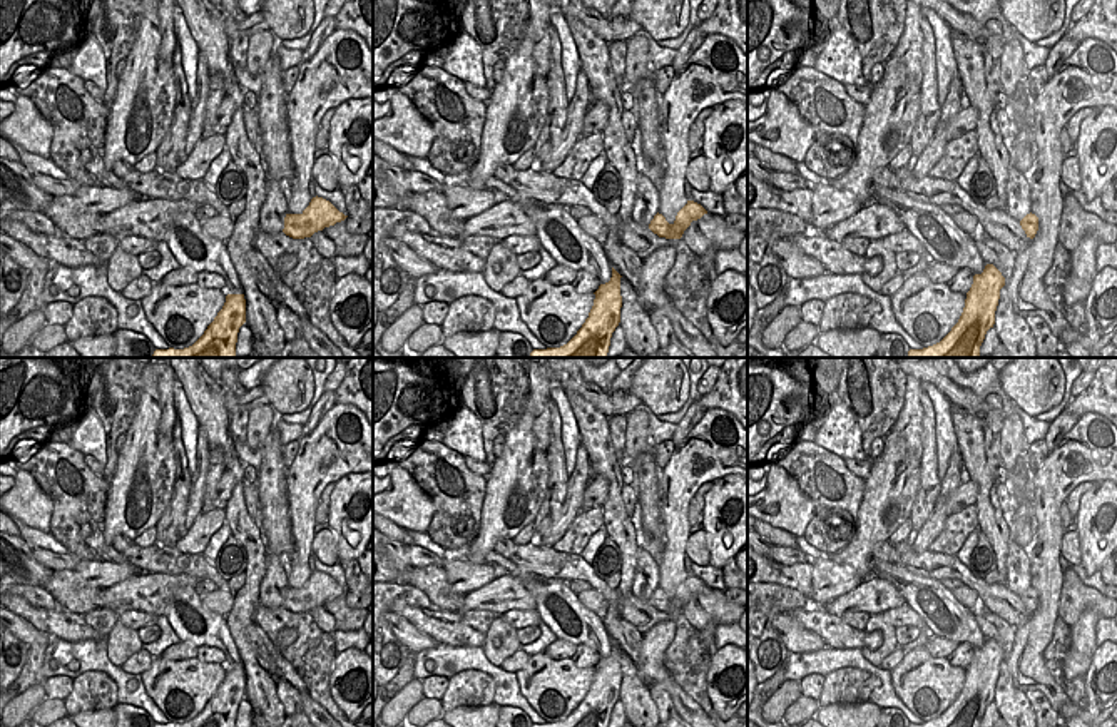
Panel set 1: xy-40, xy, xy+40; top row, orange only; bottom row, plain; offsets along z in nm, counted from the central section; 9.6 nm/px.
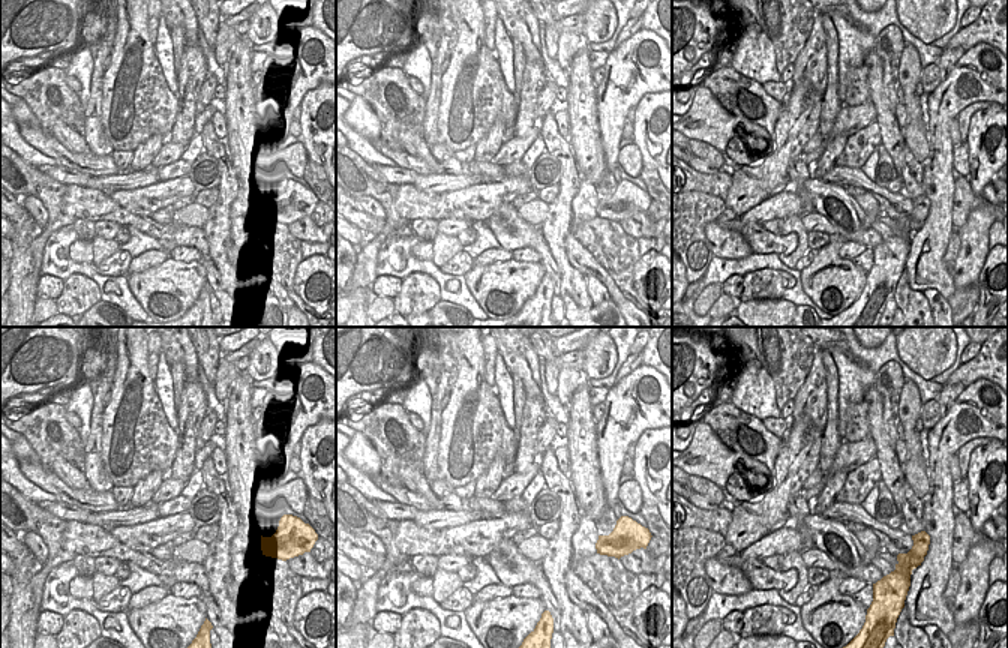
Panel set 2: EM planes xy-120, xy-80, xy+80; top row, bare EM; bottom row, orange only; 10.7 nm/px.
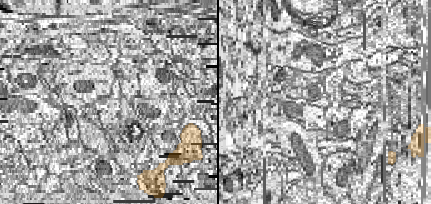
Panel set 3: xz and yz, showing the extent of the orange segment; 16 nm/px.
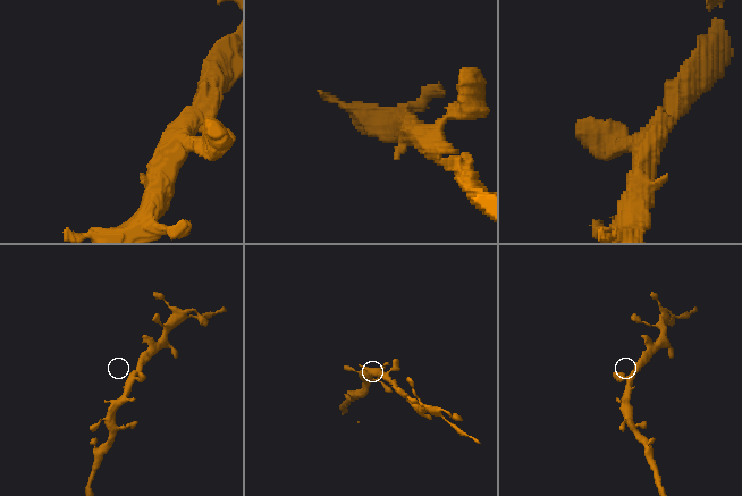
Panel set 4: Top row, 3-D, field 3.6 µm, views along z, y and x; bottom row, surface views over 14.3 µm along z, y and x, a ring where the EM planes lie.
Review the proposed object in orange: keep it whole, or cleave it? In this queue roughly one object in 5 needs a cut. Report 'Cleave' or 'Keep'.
Keep.

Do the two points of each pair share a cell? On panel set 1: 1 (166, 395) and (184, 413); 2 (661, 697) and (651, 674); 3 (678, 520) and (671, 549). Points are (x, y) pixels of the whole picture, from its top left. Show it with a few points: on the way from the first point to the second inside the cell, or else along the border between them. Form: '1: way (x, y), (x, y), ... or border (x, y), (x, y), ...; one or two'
1: border (176, 380), (174, 415); two
2: border (649, 687), (659, 686), (676, 709); two
3: way (676, 527), (676, 542); one

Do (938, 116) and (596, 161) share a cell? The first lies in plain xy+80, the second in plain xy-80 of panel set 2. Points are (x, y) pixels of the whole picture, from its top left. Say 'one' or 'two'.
two

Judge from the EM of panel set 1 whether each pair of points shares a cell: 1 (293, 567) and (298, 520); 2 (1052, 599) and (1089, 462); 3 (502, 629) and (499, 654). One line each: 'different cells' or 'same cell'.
1: same cell
2: same cell
3: same cell

